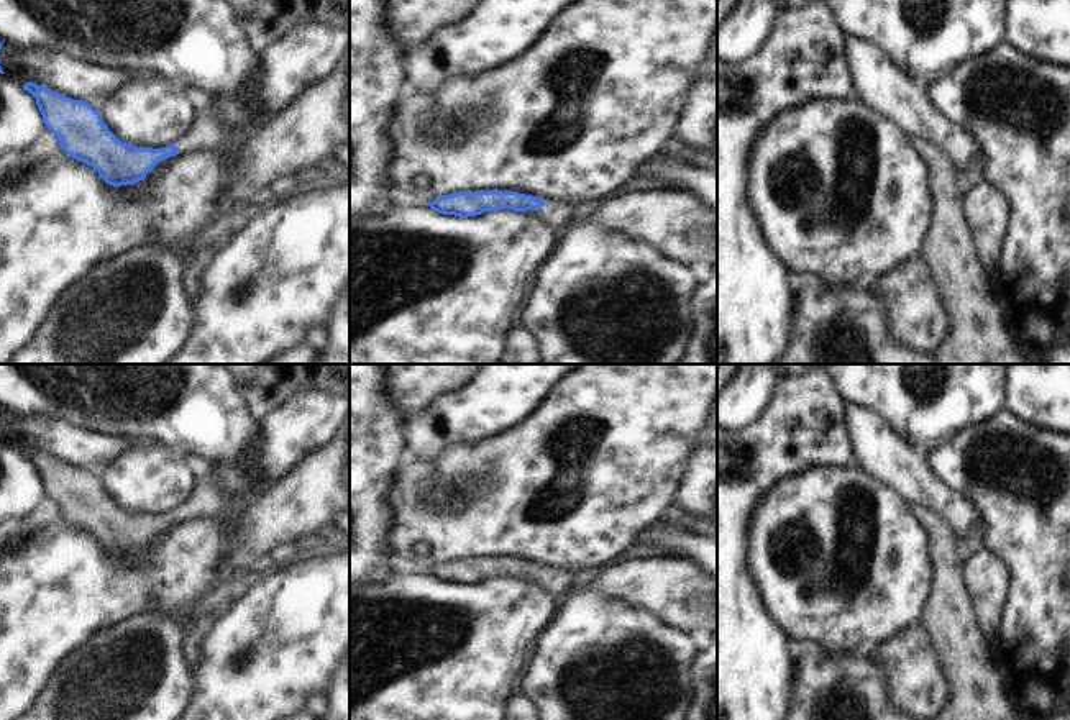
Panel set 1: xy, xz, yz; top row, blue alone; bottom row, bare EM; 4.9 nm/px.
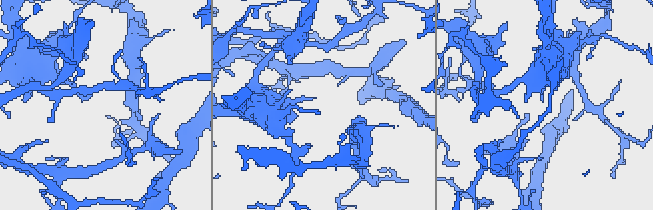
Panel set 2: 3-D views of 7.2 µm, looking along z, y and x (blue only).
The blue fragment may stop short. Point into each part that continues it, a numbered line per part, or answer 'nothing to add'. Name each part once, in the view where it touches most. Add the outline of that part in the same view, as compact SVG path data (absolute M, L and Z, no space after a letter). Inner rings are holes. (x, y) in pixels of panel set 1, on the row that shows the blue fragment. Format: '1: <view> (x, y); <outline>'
1: xz (553, 214); M545 200L542 208L527 210L528 215L535 216L540 223L546 225L553 231L569 223L576 215L586 212L588 208L579 203L563 203Z

